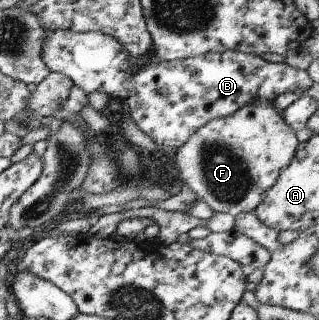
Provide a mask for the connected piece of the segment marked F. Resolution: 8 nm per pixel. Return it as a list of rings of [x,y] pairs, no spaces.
[[[252,100],[246,105],[236,109],[236,111],[230,115],[211,119],[209,122],[203,123],[198,127],[198,129],[194,131],[194,133],[191,133],[188,136],[188,139],[186,139],[186,141],[176,149],[172,156],[171,167],[176,171],[176,177],[187,185],[190,191],[196,195],[198,200],[202,200],[213,212],[230,214],[234,218],[236,214],[254,211],[254,208],[262,201],[265,191],[274,185],[275,179],[278,177],[281,169],[292,159],[298,144],[299,141],[296,139],[295,131],[286,125],[281,112],[272,106],[272,102],[270,100]]]

